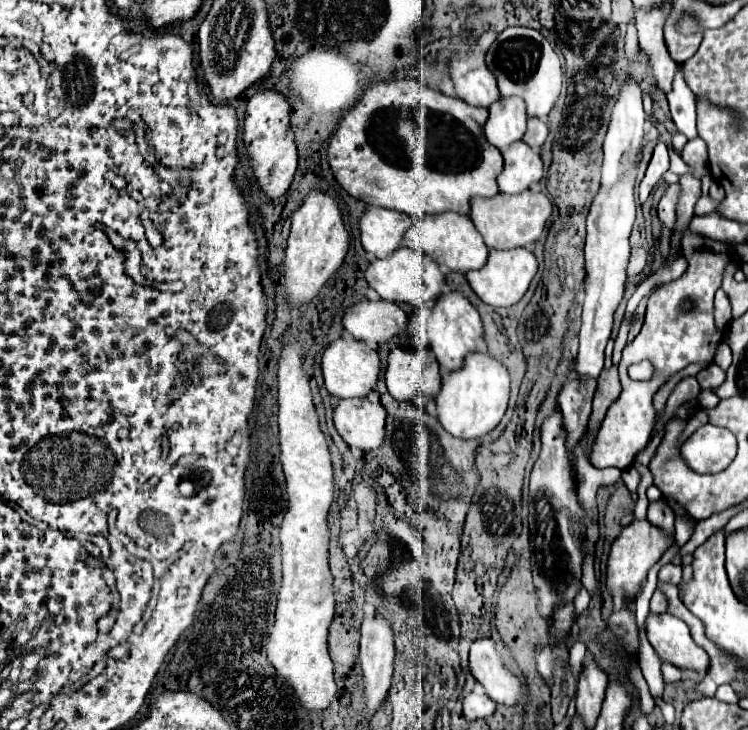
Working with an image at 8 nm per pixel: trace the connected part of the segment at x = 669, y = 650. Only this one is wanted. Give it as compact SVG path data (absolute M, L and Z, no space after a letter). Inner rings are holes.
M649 613L647 639L663 661L669 661L685 671L705 671L707 653L695 645L685 621L671 613Z

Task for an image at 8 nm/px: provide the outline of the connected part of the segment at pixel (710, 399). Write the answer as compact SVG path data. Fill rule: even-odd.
M703 389L703 391L699 393L699 403L701 403L703 409L707 409L707 407L715 407L715 405L719 403L719 397L715 395L713 389Z

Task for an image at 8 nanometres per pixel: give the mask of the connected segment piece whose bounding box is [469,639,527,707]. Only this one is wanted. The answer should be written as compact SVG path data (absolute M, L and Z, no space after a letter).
M477 639L471 645L469 671L487 689L487 695L497 705L515 707L527 693L523 679L503 665L493 639Z

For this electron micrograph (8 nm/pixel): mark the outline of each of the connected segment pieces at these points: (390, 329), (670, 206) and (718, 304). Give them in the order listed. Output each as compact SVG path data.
M361 301L343 317L345 331L355 339L365 341L373 351L397 337L399 329L405 331L407 325L409 319L405 311L389 301Z
M679 183L669 185L669 189L665 191L665 195L661 197L657 206L658 217L667 229L677 229L677 213L675 213L675 209L677 209L679 193L681 193Z
M719 289L715 293L715 321L717 321L717 327L725 329L729 319L731 319L731 305L729 305L729 299L727 299L725 291Z

